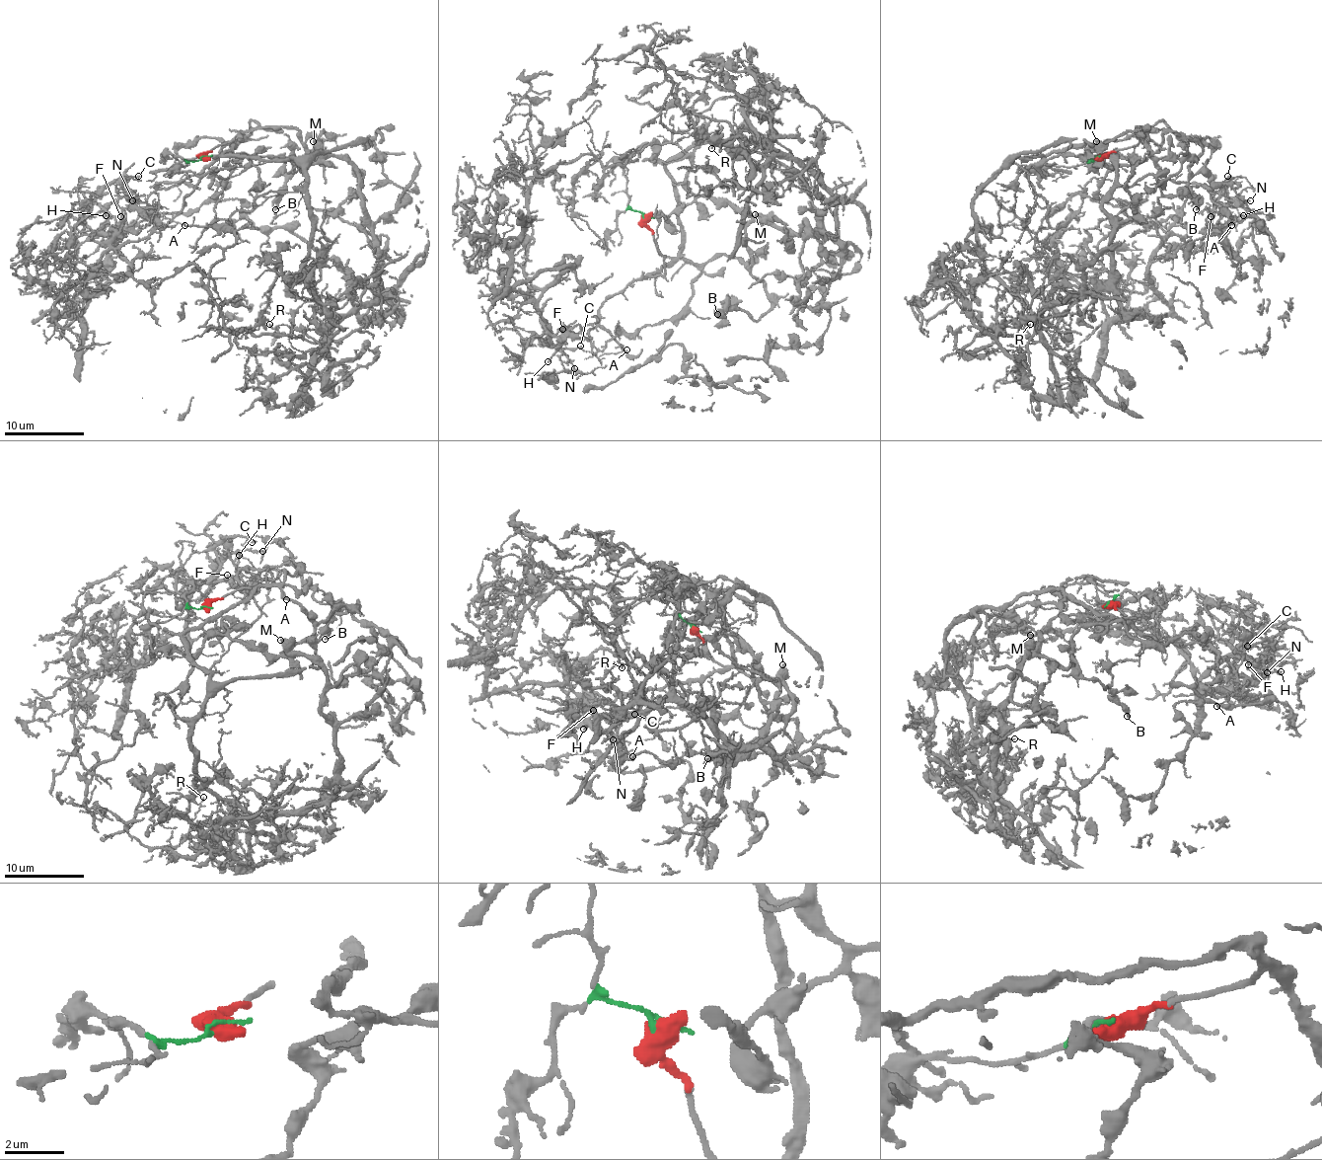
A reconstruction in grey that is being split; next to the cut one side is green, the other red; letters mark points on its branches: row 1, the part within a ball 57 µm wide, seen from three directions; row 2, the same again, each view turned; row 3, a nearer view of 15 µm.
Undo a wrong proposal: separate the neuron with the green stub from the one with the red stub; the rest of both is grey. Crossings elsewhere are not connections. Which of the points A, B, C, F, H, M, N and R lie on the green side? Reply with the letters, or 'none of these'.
C, F, H, N

